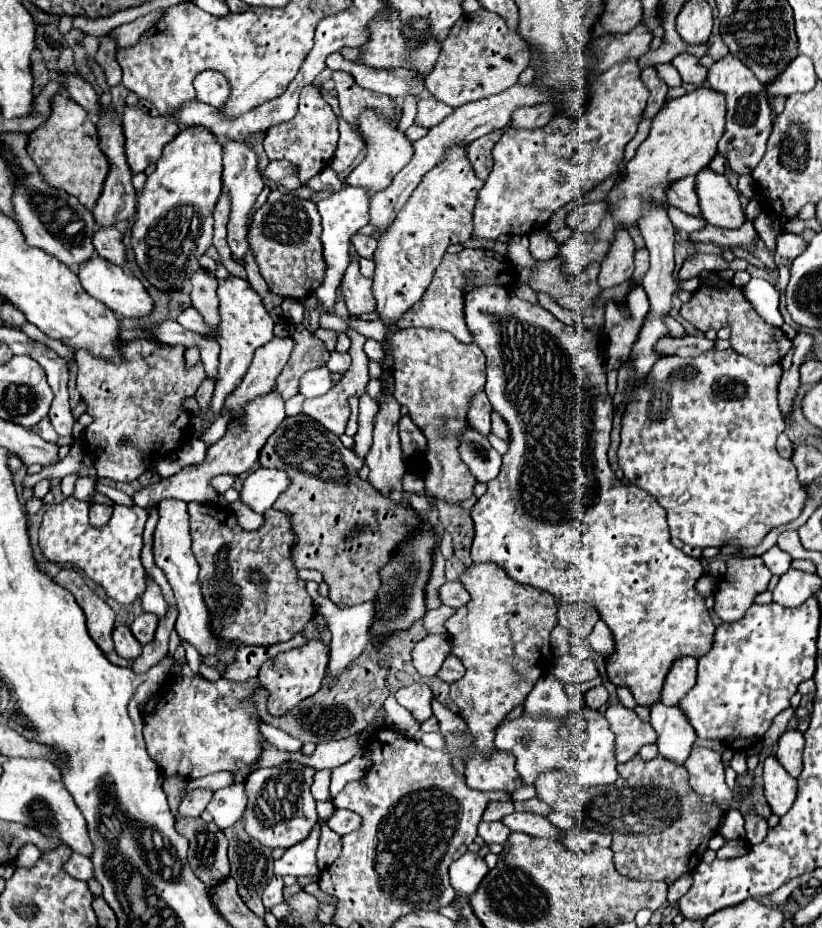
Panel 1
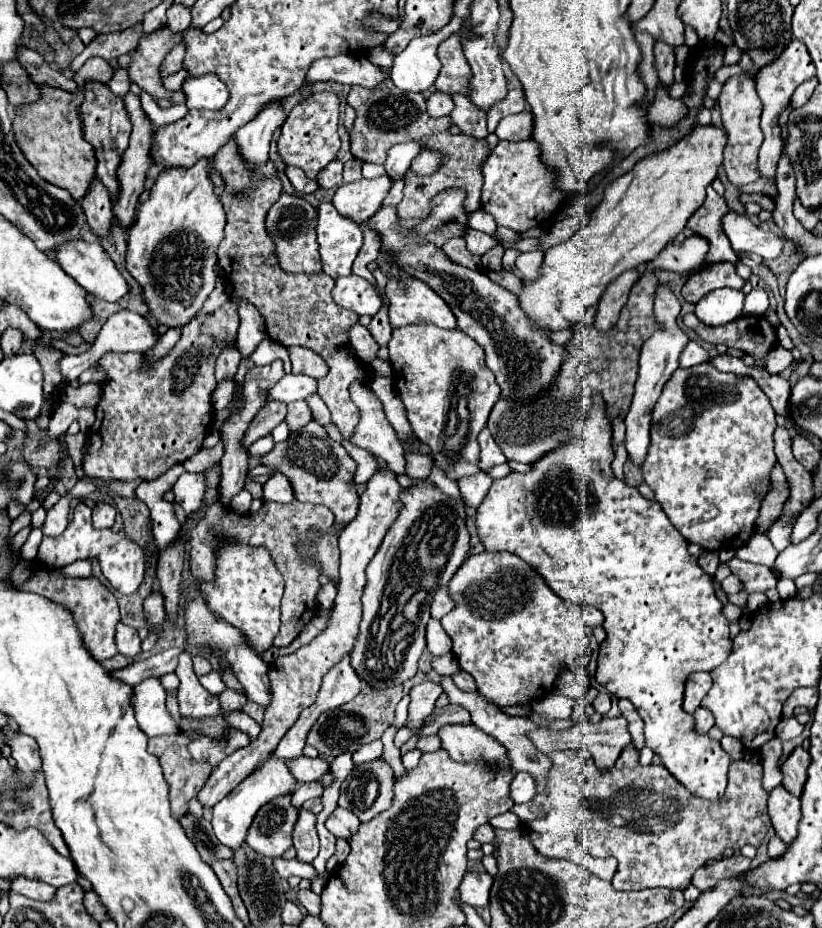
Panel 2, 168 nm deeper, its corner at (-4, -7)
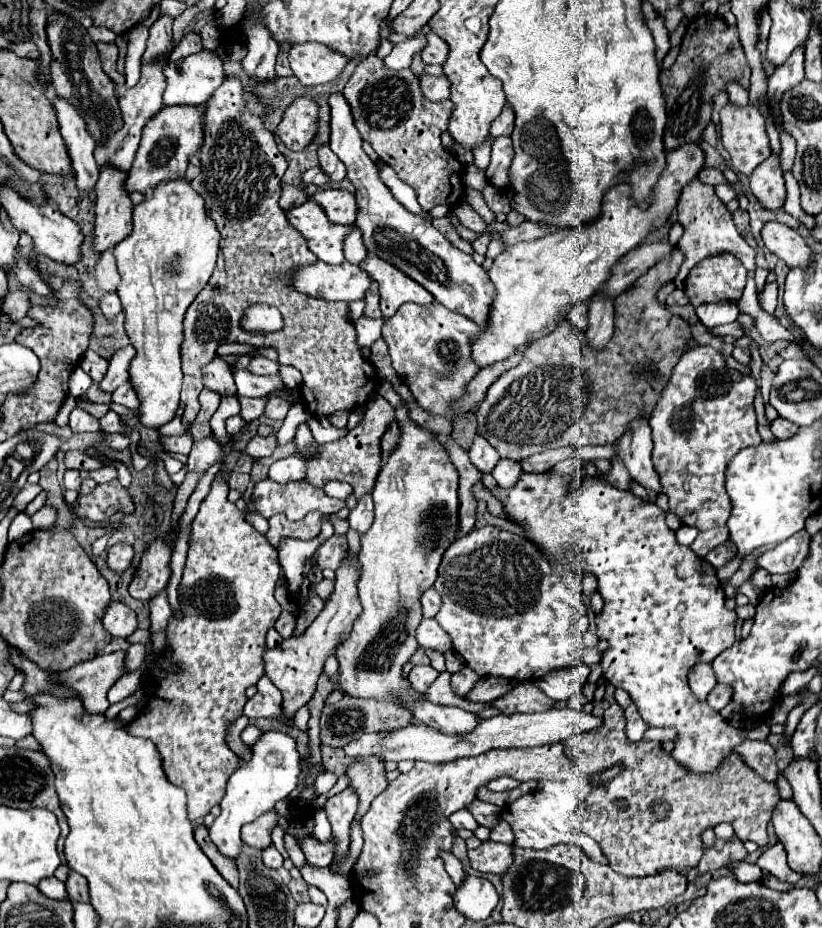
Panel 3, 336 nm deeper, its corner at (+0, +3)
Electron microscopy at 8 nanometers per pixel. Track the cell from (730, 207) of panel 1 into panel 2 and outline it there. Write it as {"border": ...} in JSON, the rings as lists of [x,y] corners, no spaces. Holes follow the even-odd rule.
{"border":[[[728,210],[722,216],[722,228],[736,252],[754,252],[766,260],[782,254],[782,232],[764,232],[756,228],[746,214]]]}

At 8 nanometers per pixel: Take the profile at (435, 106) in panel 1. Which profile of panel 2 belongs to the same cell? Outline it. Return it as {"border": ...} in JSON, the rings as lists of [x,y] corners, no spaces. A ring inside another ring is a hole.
{"border":[[[434,92],[428,100],[426,100],[426,106],[428,106],[428,114],[432,118],[442,118],[442,116],[448,116],[454,108],[454,102],[448,94],[438,94]]]}

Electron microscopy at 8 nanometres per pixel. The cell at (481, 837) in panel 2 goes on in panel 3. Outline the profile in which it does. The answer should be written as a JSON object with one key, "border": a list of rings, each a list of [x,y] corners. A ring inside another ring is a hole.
{"border":[[[458,810],[454,812],[454,816],[450,816],[450,822],[452,826],[458,830],[458,828],[468,828],[468,830],[474,830],[478,826],[478,822],[474,820],[474,816],[468,812],[468,810]]]}

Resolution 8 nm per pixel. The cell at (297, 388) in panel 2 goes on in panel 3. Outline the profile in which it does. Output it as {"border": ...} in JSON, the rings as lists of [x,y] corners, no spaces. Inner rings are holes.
{"border":[[[232,370],[234,382],[238,386],[238,396],[250,396],[250,398],[262,398],[266,394],[272,394],[278,384],[282,384],[280,376],[256,376],[248,370]]]}

